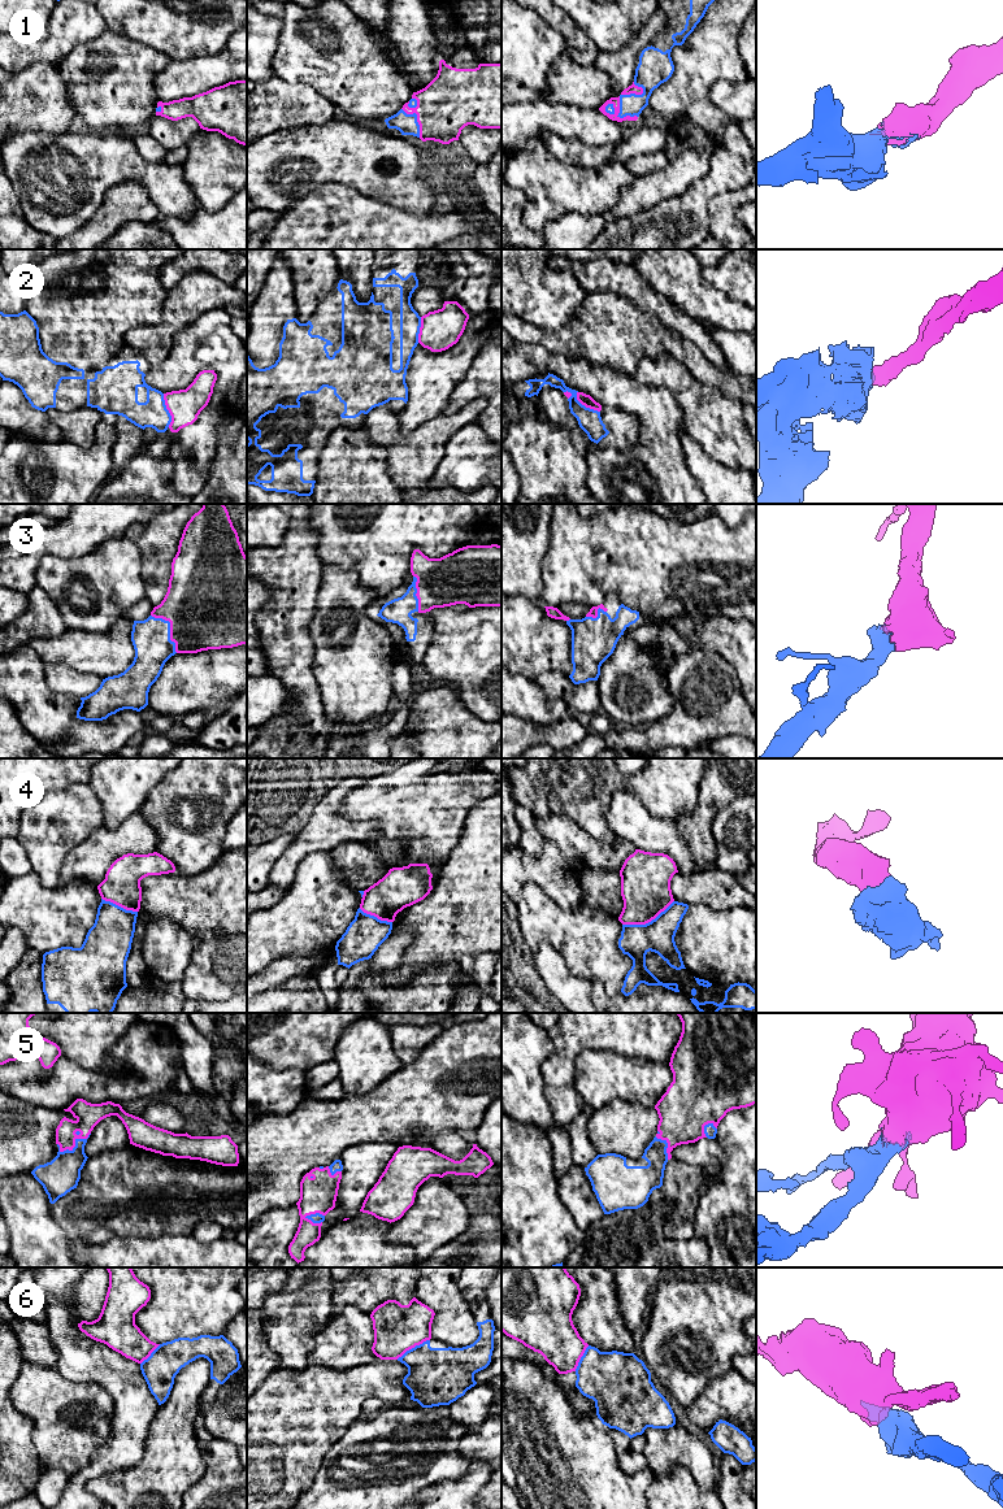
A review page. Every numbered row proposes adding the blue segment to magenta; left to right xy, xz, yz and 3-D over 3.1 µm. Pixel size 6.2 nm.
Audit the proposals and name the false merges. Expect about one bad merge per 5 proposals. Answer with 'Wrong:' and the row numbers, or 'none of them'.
Wrong: 2, 4, 6

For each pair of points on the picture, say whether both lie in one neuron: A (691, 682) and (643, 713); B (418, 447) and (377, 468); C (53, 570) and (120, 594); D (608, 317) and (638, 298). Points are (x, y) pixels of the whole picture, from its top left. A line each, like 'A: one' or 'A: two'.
A: two
B: two
C: one
D: two

